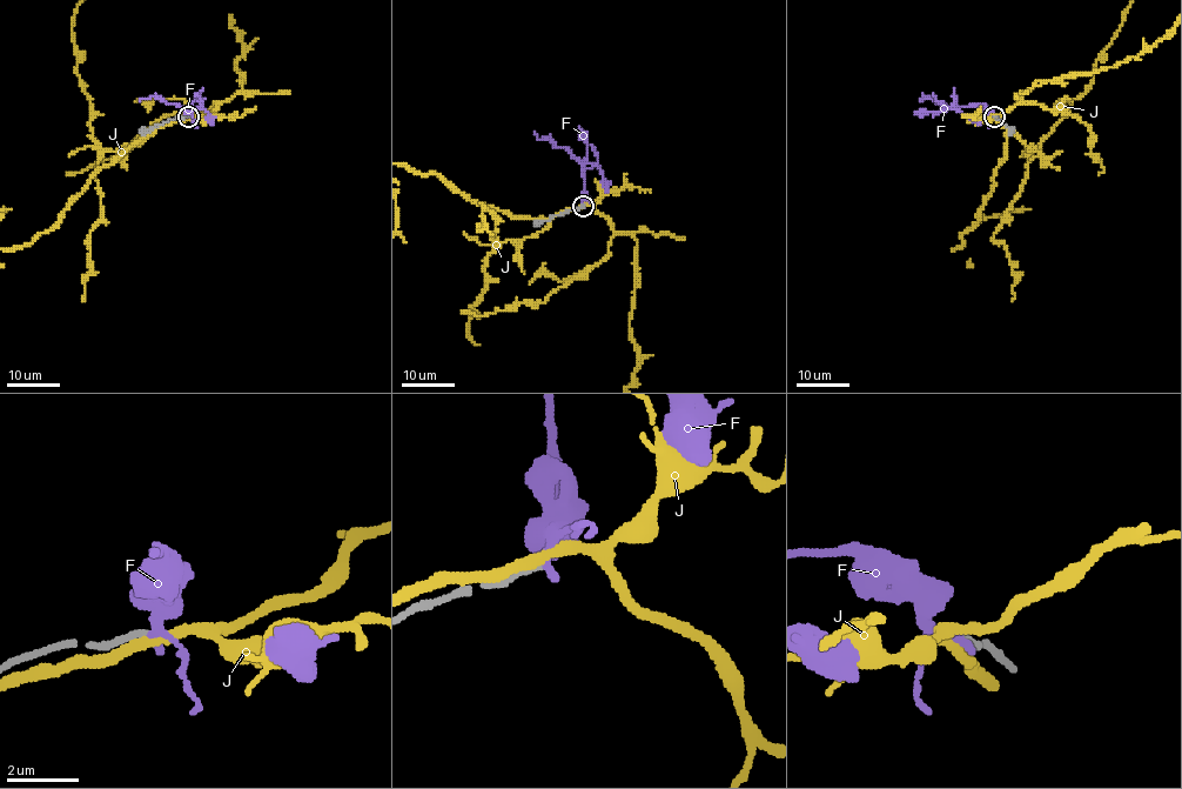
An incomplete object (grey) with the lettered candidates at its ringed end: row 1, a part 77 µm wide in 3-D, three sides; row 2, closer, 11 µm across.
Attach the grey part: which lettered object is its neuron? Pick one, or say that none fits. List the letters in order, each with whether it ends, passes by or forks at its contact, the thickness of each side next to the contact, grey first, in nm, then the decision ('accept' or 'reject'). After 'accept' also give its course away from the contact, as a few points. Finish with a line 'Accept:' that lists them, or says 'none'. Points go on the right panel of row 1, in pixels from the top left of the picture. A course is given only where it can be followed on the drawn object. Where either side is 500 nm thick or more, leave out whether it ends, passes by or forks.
F: it passes by | 200/190 nm | reject
J: it passes by | 240/300 nm | reject
Accept: none

